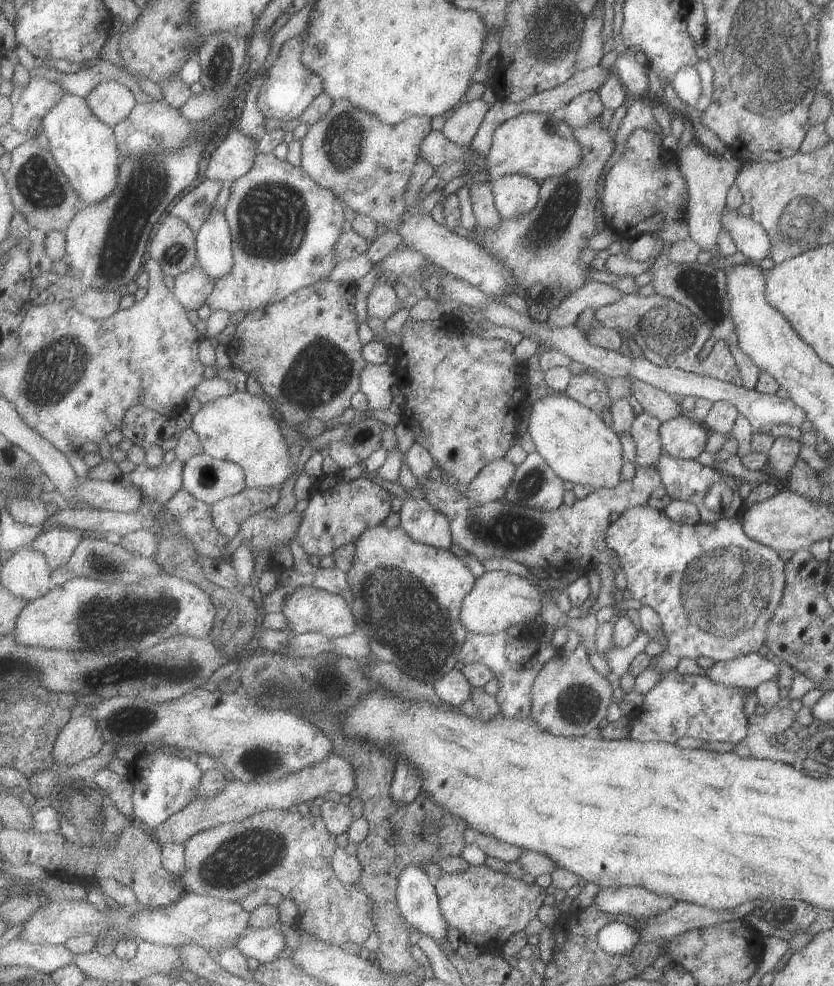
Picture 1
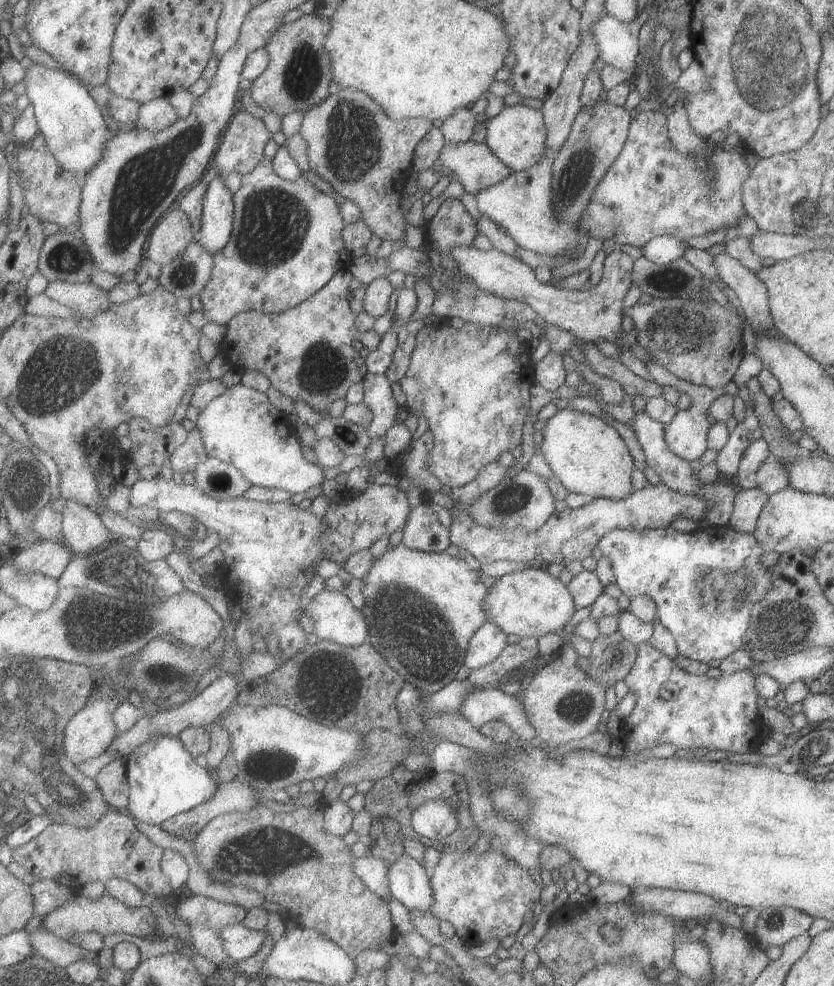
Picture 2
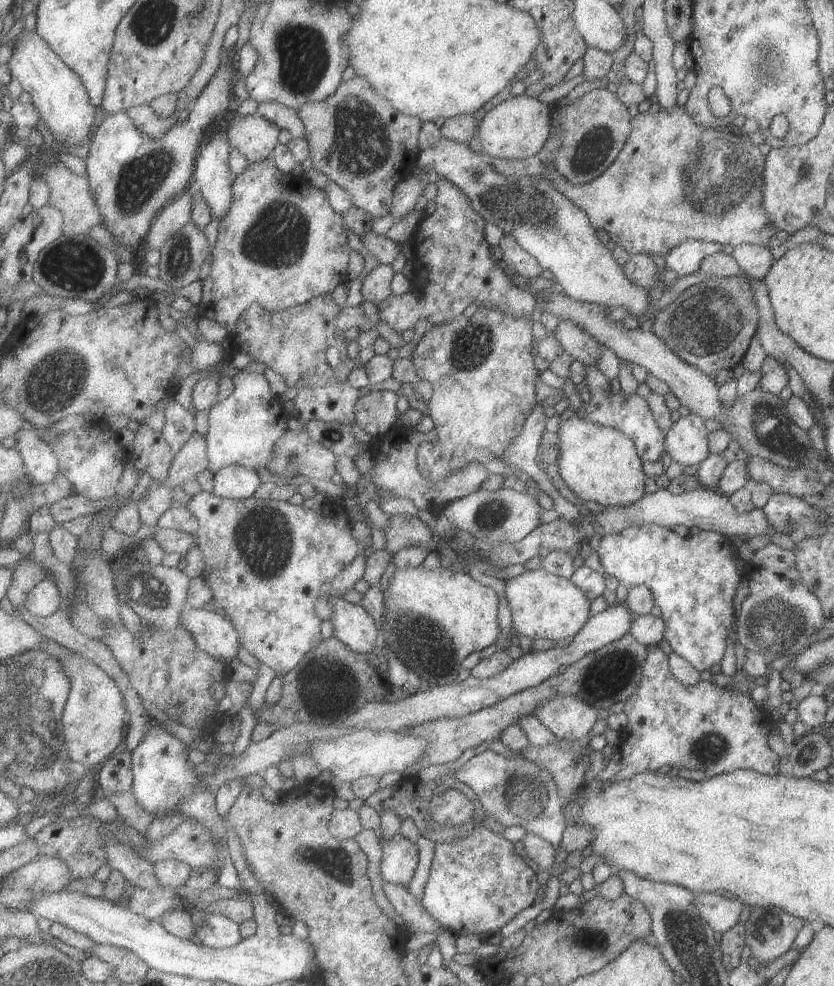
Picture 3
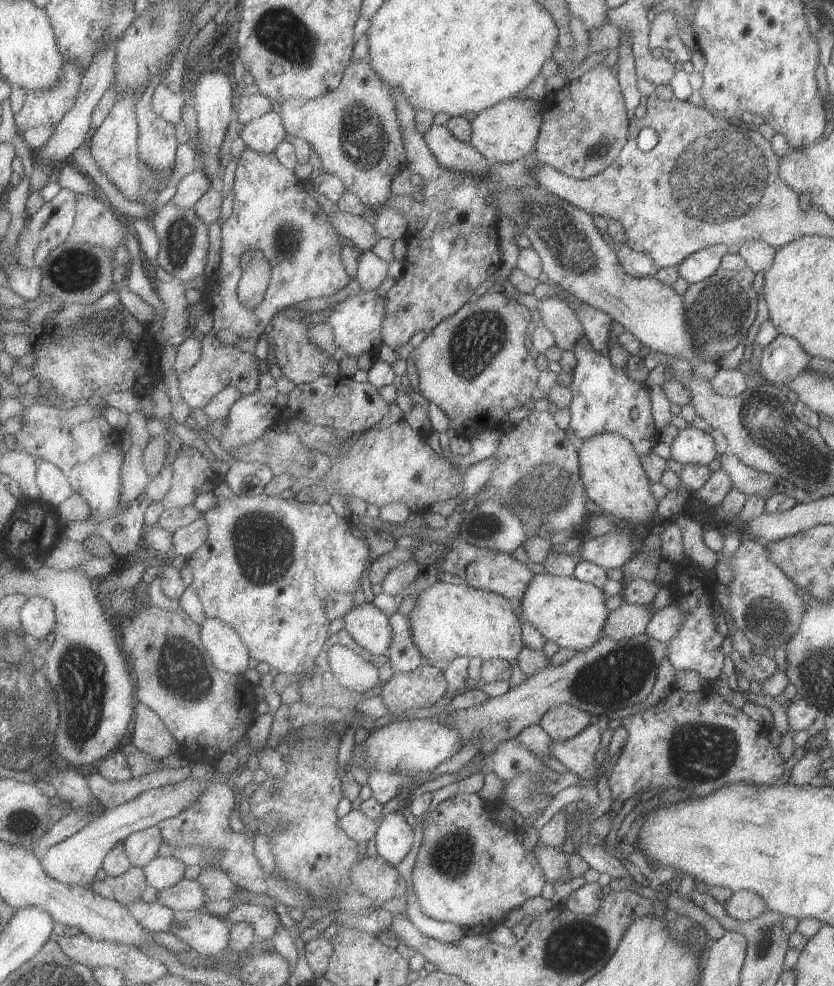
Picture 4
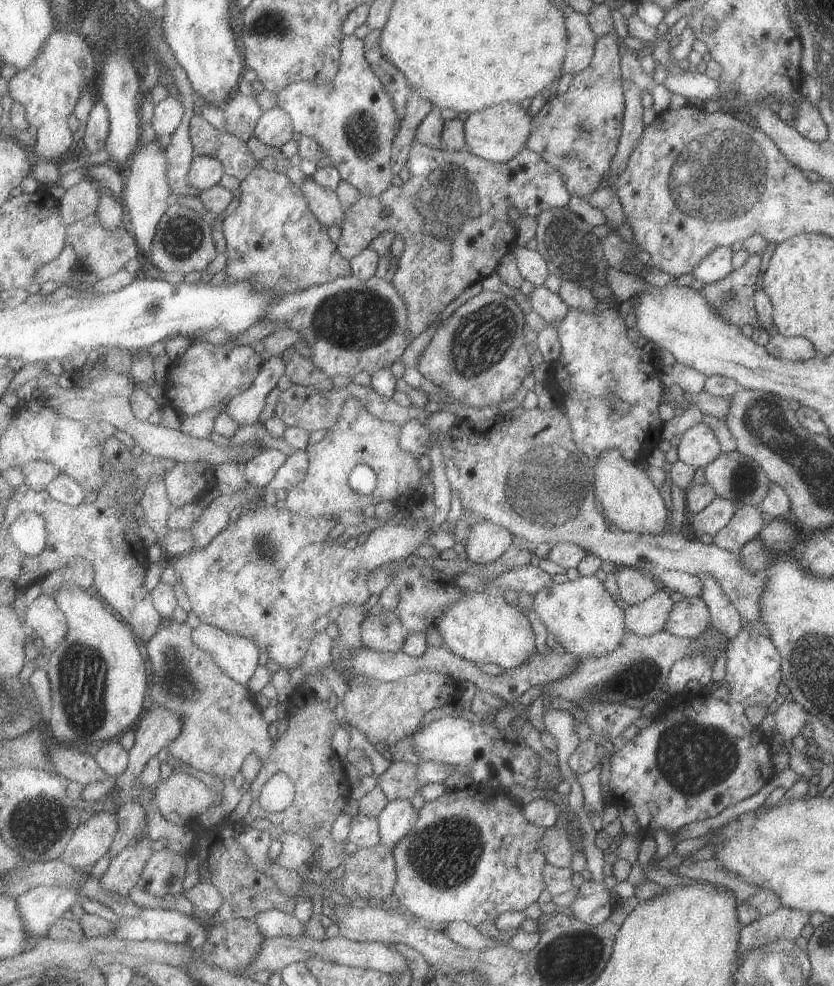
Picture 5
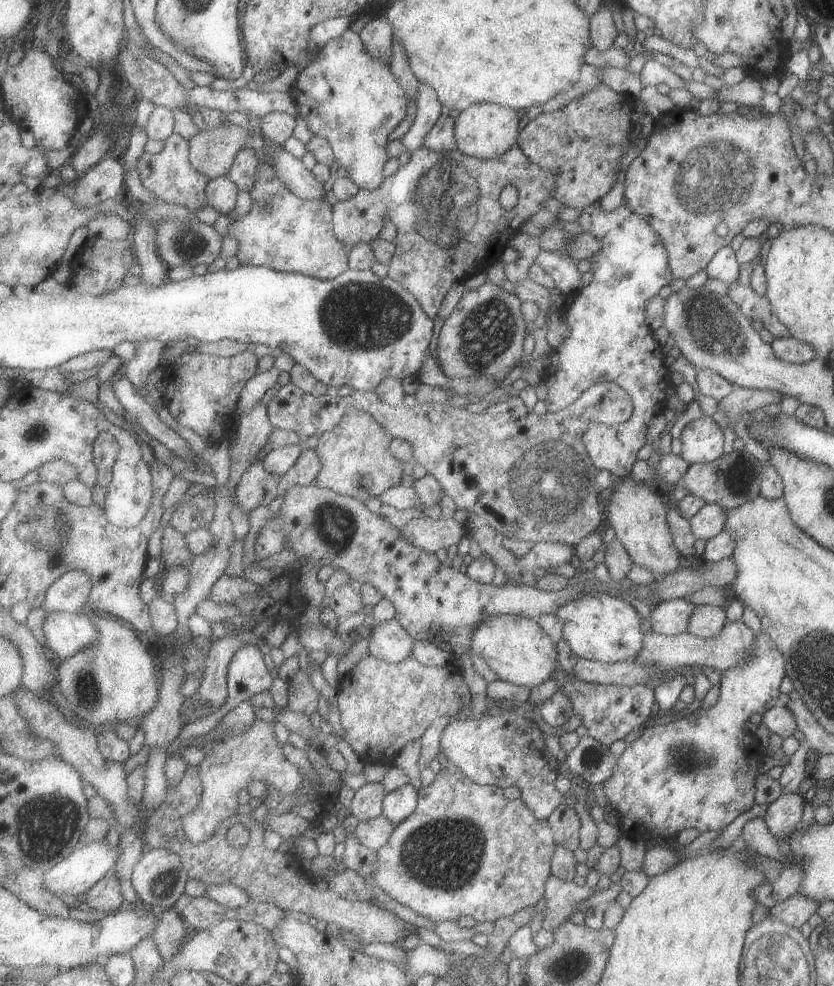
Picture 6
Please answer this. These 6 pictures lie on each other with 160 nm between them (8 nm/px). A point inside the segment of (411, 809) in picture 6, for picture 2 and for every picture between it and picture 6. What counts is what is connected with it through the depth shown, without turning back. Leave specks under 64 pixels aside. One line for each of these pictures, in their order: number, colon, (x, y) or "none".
2: (410, 882)
3: (400, 859)
4: (394, 840)
5: (399, 818)

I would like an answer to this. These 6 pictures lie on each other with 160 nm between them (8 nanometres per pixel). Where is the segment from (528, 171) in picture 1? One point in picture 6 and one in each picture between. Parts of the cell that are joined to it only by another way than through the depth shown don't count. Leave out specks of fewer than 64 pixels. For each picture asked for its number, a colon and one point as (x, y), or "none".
2: (517, 135)
3: (516, 129)
4: (508, 131)
5: (497, 133)
6: (486, 130)

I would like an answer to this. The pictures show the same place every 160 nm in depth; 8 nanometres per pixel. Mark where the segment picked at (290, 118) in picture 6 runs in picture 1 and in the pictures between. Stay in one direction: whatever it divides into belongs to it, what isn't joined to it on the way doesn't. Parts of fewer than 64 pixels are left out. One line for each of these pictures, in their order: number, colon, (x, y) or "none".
1: (233, 158)
2: (244, 143)
3: (255, 136)
4: (265, 134)
5: (275, 128)

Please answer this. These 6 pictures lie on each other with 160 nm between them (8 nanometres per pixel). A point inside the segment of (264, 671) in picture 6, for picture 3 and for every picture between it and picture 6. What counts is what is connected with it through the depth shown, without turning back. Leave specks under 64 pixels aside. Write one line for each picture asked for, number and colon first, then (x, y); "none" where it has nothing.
3: (217, 635)
4: (229, 653)
5: (238, 656)

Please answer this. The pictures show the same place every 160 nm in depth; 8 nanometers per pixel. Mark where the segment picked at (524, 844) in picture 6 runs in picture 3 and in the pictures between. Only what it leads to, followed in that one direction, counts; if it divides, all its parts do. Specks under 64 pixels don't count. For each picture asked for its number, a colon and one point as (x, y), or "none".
3: (477, 884)
4: (470, 871)
5: (473, 856)

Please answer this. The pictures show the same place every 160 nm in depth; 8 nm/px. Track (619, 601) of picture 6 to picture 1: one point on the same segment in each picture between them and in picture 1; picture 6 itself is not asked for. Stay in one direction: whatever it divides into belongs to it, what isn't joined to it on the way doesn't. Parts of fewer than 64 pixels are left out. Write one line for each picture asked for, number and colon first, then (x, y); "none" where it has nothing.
1: (499, 599)
2: (532, 603)
3: (542, 606)
4: (570, 613)
5: (581, 615)

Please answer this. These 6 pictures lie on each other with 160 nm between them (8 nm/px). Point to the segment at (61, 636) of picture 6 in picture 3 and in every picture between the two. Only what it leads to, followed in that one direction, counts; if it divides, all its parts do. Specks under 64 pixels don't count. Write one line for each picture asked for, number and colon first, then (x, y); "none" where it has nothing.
3: (45, 599)
4: (39, 617)
5: (44, 618)

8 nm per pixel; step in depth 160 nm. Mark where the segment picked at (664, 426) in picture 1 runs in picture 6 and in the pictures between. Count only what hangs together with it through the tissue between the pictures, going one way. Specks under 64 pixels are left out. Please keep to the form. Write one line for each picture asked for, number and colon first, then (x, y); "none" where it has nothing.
2: (685, 434)
3: (686, 442)
4: (690, 445)
5: (698, 446)
6: (702, 441)

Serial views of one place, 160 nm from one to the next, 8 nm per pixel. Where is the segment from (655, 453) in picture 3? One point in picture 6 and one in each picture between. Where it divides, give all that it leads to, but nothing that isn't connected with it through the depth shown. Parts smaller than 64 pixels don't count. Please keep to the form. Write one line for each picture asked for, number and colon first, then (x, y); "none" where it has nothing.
4: (603, 399)
5: (596, 360)
6: (608, 340)

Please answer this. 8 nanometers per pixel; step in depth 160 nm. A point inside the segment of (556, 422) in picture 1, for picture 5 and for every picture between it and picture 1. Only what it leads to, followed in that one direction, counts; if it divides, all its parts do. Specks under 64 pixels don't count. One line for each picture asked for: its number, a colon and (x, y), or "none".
2: (588, 457)
3: (598, 463)
4: (609, 468)
5: (629, 500)

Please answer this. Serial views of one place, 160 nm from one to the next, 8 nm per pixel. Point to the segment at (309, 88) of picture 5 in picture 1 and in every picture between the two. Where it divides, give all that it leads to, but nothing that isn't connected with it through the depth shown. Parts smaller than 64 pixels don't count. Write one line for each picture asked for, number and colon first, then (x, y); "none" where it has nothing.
1: (368, 163)
2: (366, 155)
3: (358, 139)
4: (356, 130)

